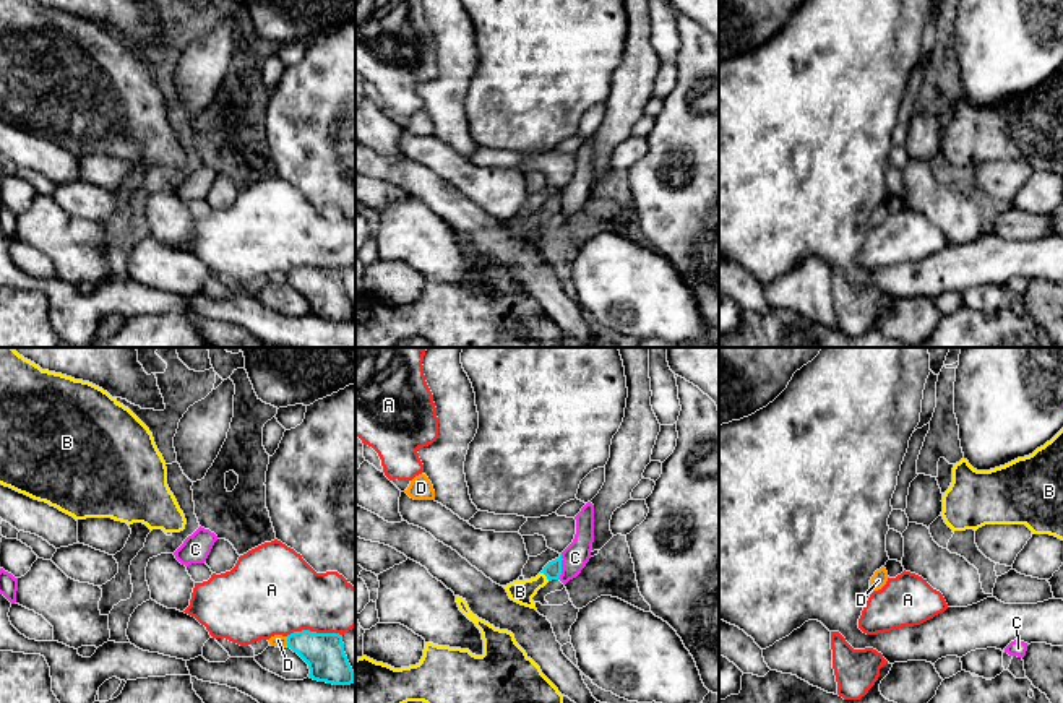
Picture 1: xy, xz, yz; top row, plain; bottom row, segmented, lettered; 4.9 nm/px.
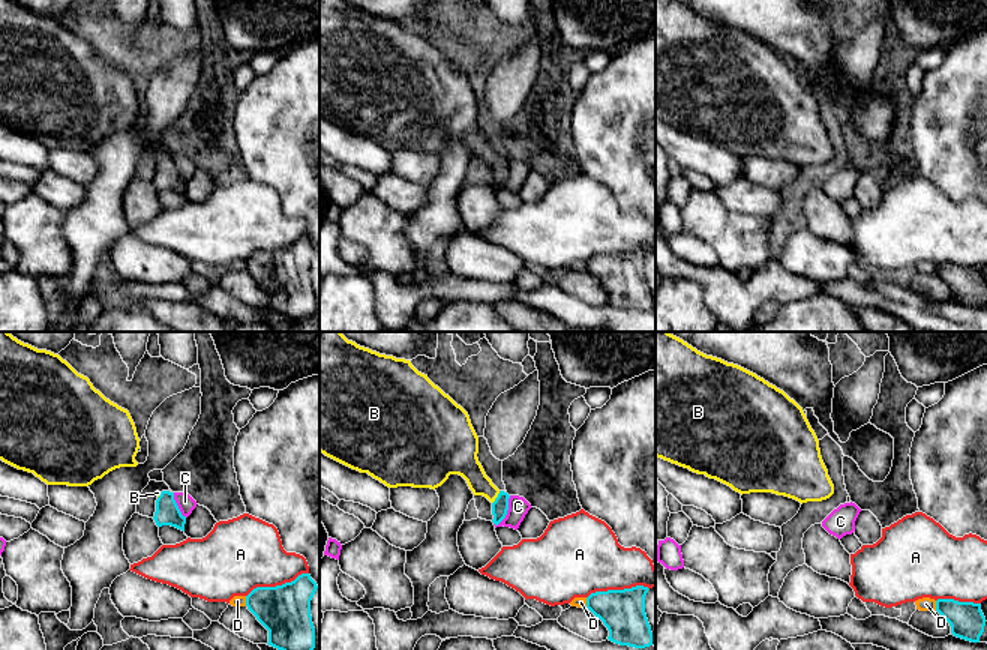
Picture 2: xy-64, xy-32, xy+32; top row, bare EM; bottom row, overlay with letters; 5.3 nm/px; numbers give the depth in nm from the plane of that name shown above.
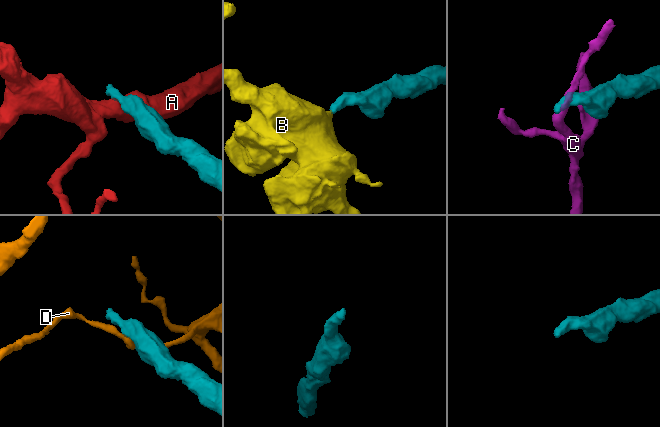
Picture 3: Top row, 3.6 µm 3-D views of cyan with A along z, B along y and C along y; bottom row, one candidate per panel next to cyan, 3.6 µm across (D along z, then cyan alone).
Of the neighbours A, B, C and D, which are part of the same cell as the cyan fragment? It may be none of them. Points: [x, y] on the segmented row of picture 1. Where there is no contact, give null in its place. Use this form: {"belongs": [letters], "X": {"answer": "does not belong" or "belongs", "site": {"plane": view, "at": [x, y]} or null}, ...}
{"belongs": ["B"], "A": {"answer": "does not belong", "site": {"plane": "xy", "at": [314, 632]}}, "B": {"answer": "belongs", "site": {"plane": "xz", "at": [546, 575]}}, "C": {"answer": "does not belong", "site": {"plane": "xz", "at": [560, 567]}}, "D": {"answer": "does not belong", "site": {"plane": "xy", "at": [288, 642]}}}

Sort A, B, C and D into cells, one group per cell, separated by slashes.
A / B / C / D

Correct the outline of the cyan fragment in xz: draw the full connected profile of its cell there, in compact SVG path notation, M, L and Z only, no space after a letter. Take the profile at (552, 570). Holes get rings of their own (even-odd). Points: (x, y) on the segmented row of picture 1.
M560 554L560 557L549 562L536 578L524 580L524 581L516 580L516 581L503 586L506 589L510 599L521 604L521 606L536 609L536 602L532 601L532 597L549 581L560 578L560 575L562 575L562 560L563 559L562 559L562 554Z

